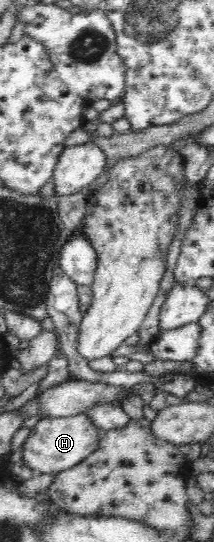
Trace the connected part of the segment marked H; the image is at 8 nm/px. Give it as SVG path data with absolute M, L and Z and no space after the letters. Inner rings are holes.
M85 413L68 417L45 417L31 427L22 445L24 465L40 473L54 473L70 469L88 457L99 444L99 431Z

